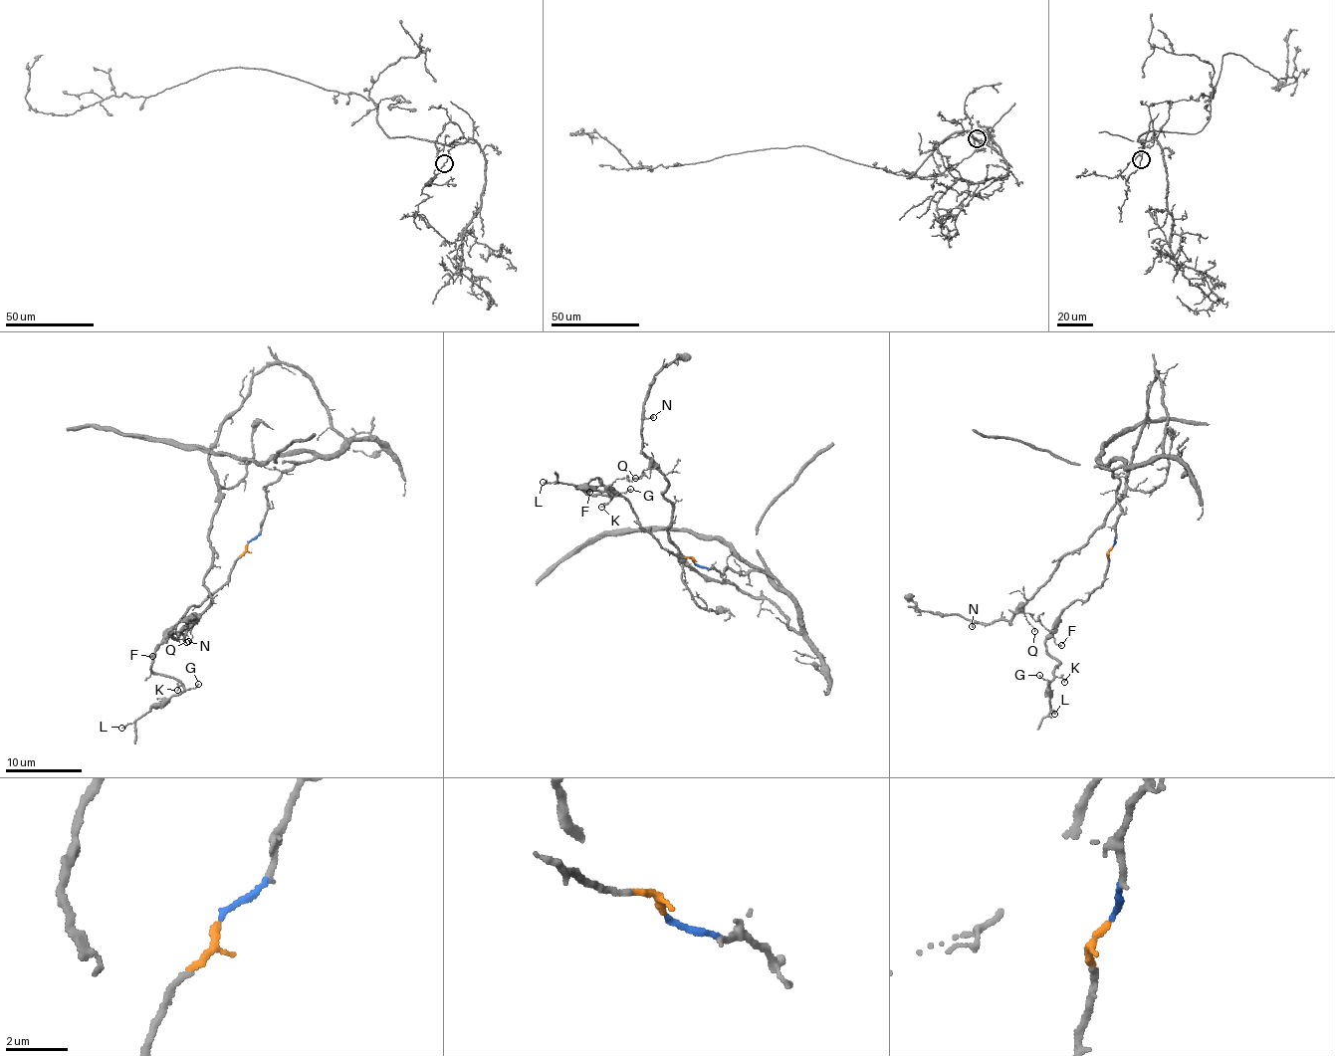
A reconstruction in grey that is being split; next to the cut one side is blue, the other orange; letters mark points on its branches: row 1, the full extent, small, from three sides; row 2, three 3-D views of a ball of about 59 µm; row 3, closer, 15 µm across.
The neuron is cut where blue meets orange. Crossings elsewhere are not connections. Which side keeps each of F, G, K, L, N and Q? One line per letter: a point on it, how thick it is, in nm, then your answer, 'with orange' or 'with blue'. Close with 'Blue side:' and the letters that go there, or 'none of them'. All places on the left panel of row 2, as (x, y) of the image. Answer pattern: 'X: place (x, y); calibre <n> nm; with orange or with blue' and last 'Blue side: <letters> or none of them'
F: place (152, 656); calibre 130 nm; with orange
G: place (198, 684); calibre 110 nm; with orange
K: place (177, 690); calibre 130 nm; with orange
L: place (121, 728); calibre 160 nm; with orange
N: place (186, 642); calibre 160 nm; with blue
Q: place (188, 641); calibre 100 nm; with blue
Blue side: N, Q

